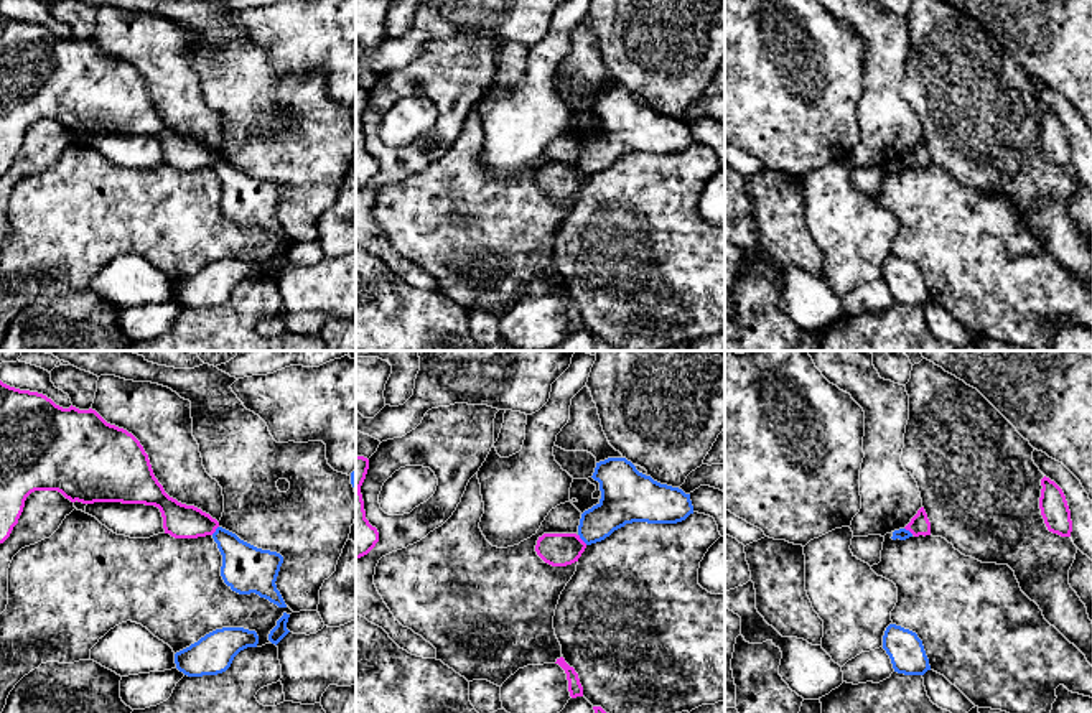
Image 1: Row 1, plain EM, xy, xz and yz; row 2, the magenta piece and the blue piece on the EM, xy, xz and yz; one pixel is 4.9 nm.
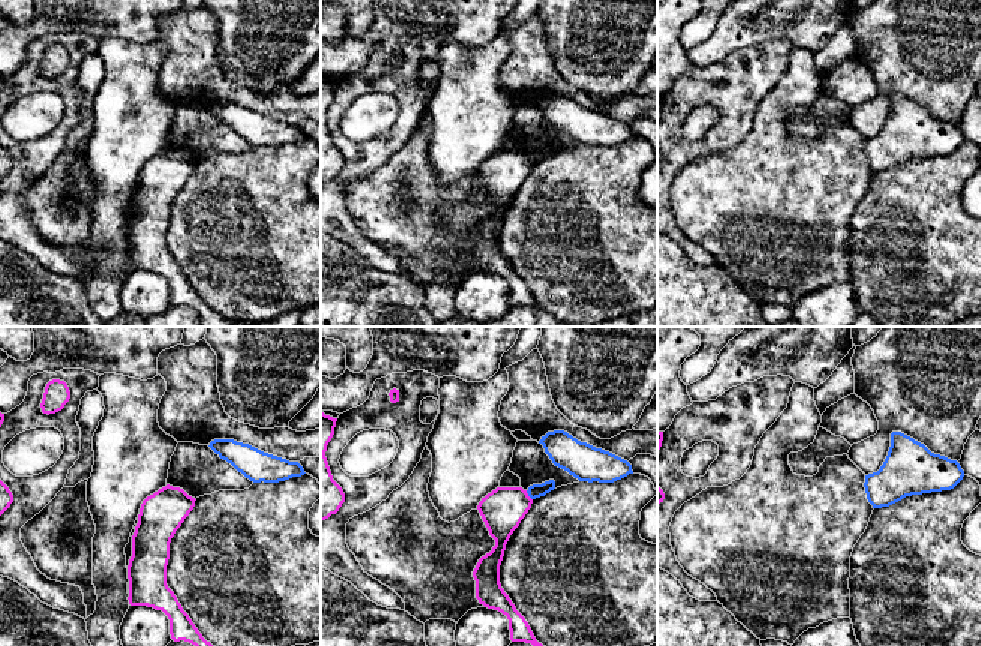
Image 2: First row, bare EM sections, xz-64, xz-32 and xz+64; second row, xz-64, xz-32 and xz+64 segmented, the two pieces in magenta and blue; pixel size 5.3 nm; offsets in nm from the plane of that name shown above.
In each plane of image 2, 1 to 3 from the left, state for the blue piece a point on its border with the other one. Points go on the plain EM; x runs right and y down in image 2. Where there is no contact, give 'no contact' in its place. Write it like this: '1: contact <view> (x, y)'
1: no contact
2: contact xz-32 (527, 159)
3: no contact

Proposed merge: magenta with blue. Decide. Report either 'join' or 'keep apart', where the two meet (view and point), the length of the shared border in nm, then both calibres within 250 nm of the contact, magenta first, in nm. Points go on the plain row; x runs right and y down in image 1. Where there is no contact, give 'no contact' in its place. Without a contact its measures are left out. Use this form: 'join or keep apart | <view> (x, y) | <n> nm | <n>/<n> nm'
keep apart | xz (580, 170) | 70 nm | 160/190 nm

